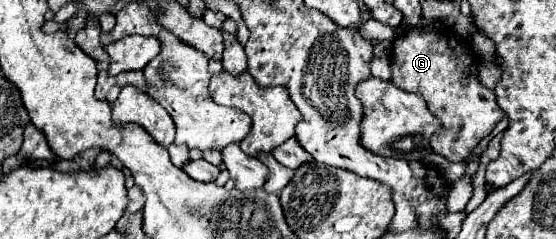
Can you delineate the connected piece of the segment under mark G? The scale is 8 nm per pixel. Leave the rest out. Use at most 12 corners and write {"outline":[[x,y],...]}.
{"outline":[[456,35],[392,43],[392,83],[442,123],[432,151],[464,161],[504,117]]}

